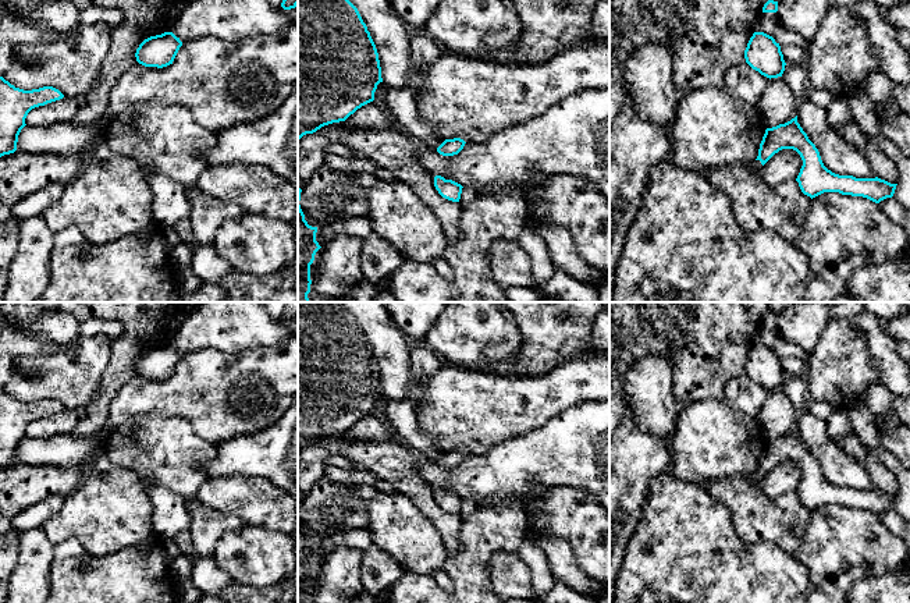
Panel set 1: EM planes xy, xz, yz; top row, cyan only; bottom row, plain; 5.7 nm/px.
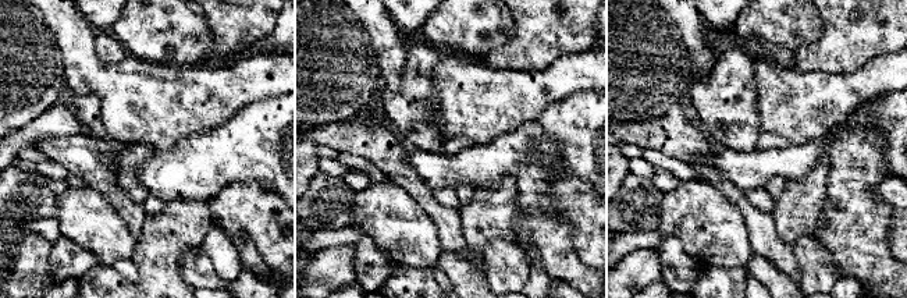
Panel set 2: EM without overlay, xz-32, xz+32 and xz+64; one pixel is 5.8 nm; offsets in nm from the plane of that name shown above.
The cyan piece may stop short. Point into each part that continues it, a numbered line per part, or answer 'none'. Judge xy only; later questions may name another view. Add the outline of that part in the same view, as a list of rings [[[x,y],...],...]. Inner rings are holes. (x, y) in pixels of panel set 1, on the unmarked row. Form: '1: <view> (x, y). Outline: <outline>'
none

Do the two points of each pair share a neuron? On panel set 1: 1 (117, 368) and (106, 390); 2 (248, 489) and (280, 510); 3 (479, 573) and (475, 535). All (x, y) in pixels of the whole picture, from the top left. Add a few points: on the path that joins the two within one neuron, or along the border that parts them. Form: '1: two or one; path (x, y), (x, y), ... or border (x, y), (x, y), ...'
1: one; path (117, 373), (110, 385)
2: one; path (256, 497), (272, 508)
3: one; path (475, 563), (475, 545)

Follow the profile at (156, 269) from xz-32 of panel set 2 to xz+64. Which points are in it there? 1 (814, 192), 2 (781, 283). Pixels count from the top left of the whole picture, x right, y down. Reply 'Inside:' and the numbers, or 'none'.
Inside: 1, 2

